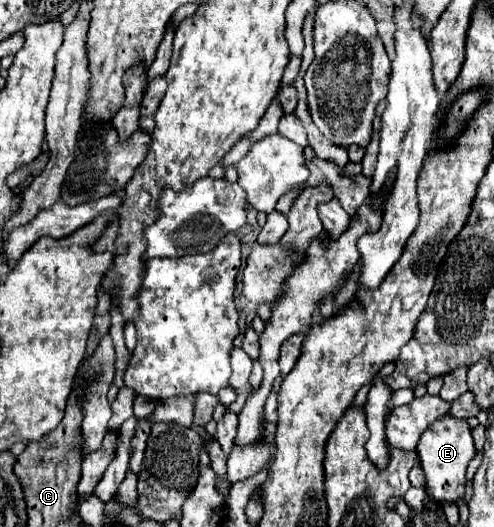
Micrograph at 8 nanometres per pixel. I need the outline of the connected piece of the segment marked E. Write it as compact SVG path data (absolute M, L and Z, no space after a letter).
M442 416L438 418L422 436L418 442L418 458L420 466L426 476L426 494L434 502L456 502L464 494L464 482L466 482L466 468L468 462L474 458L474 438L472 430L466 420L458 420L456 416Z

